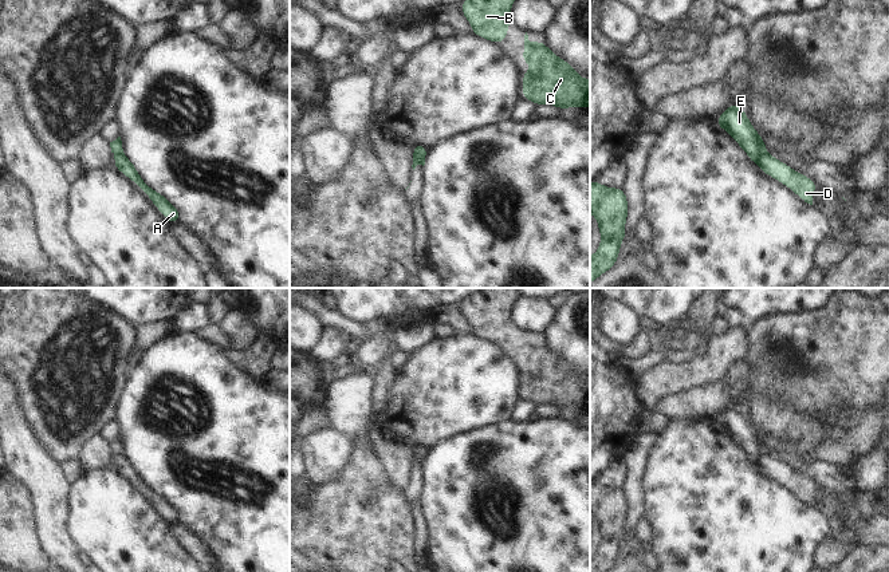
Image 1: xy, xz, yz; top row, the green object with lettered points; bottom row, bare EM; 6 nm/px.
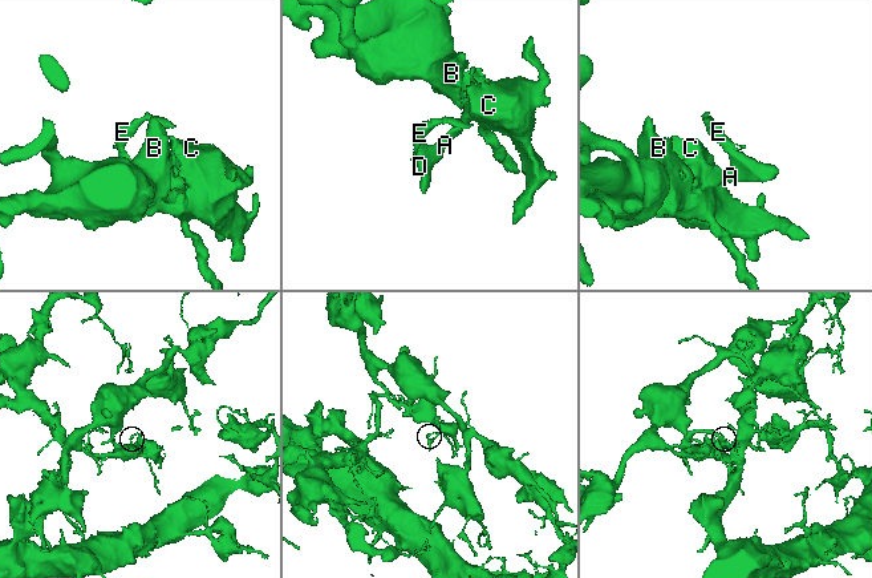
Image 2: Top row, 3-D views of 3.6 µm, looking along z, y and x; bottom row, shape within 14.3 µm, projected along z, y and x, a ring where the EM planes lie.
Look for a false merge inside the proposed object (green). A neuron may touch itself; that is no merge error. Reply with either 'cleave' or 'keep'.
cleave

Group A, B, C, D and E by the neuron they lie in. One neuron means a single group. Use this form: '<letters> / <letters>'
A B C D / E

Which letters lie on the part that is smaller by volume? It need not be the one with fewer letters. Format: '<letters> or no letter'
E.

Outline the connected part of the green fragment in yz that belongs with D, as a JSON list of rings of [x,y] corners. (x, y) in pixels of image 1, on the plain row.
[[[767,453],[760,457],[758,463],[764,474],[775,478],[778,482],[791,489],[801,500],[813,505],[817,482],[810,477],[791,469],[787,463]]]

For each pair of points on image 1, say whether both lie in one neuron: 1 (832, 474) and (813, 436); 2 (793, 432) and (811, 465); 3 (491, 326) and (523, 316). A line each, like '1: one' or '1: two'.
1: two
2: two
3: two

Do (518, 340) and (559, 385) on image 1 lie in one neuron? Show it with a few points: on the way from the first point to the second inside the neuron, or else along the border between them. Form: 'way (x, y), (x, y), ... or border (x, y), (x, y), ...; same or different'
way (528, 351), (549, 374); same

